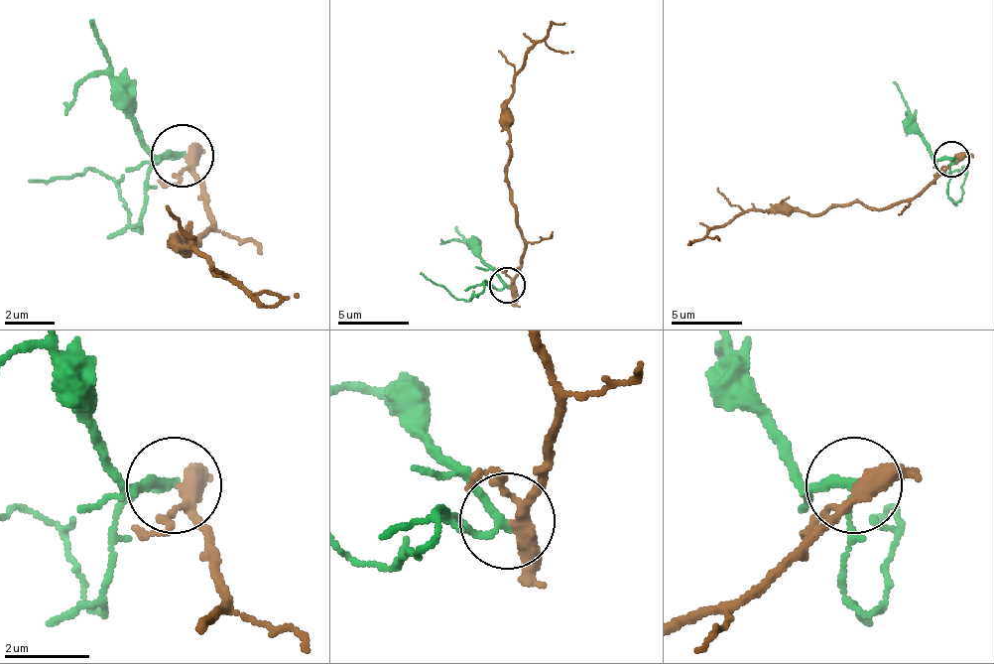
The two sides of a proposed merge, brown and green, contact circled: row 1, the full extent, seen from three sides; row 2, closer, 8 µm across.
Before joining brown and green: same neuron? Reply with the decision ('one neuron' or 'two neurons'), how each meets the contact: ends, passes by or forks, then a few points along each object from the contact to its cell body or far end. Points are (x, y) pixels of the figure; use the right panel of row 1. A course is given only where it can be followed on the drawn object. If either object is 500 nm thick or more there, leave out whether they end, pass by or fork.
two neurons; brown forks there; green passes by; brown runs (952, 158), (913, 198), (884, 208), (845, 204), (816, 215), (741, 211), (709, 233), (720, 240), (716, 236); green runs (952, 158), (955, 162), (948, 169), (948, 194), (955, 200), (966, 169), (937, 173)

